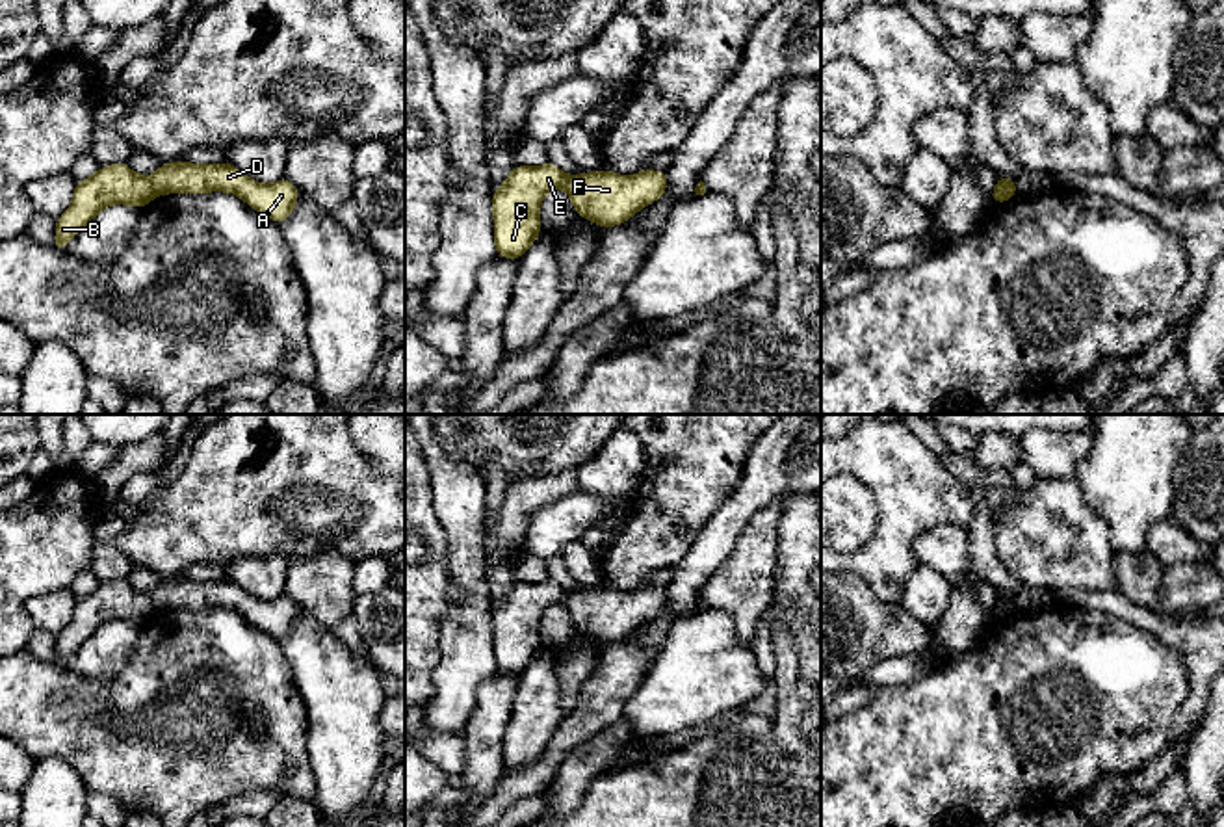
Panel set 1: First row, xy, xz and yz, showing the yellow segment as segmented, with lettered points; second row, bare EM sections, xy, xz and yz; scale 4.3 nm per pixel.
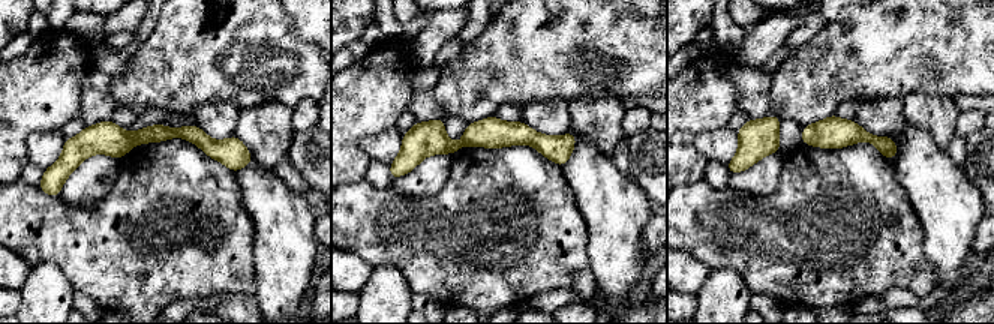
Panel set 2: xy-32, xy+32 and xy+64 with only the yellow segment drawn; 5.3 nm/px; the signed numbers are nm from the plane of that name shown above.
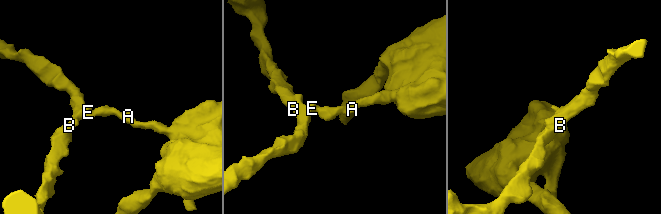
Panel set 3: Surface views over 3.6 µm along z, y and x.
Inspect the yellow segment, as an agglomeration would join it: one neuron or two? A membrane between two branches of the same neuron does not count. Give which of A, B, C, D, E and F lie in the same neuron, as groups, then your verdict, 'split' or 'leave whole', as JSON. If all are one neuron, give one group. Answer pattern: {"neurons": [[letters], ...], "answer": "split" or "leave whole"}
{"neurons": [["A", "D", "F"], ["B", "C", "E"]], "answer": "split"}

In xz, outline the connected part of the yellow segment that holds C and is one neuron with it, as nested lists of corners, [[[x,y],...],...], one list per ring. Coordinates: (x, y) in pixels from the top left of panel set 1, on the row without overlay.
[[[552,578],[540,584],[514,582],[492,611],[496,671],[520,675],[540,650],[539,626],[546,608],[565,604],[568,591]]]

